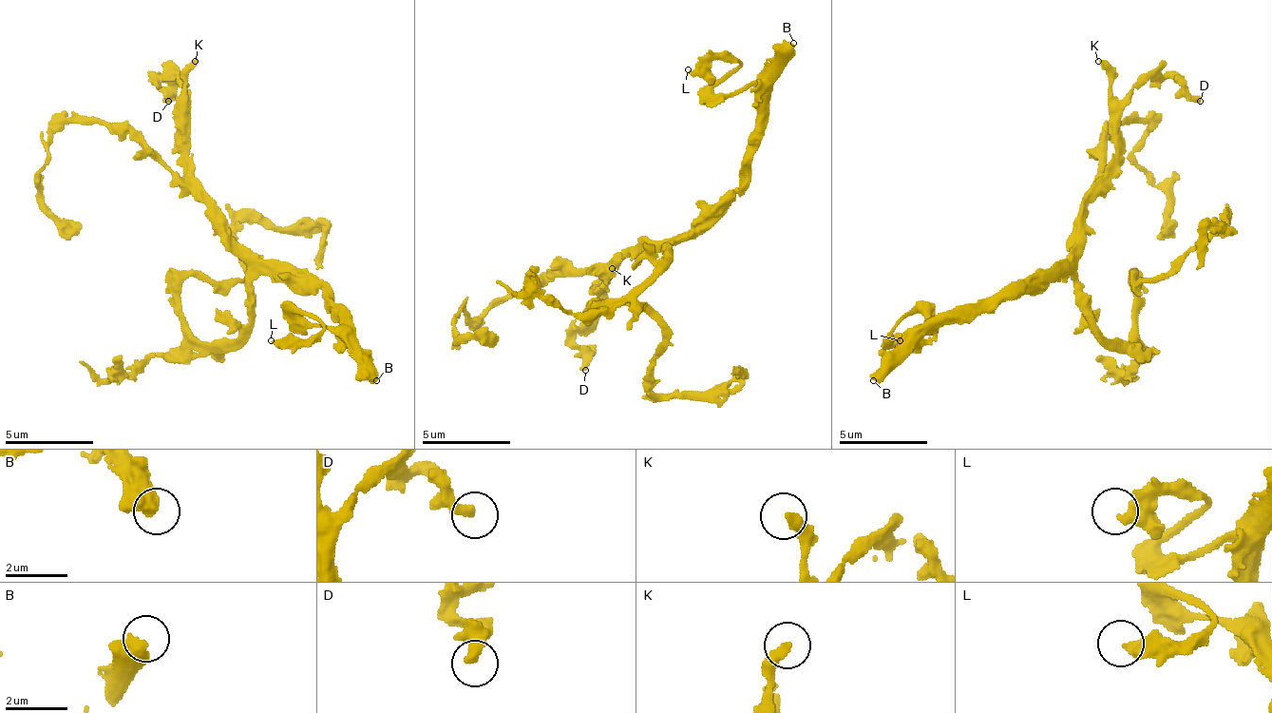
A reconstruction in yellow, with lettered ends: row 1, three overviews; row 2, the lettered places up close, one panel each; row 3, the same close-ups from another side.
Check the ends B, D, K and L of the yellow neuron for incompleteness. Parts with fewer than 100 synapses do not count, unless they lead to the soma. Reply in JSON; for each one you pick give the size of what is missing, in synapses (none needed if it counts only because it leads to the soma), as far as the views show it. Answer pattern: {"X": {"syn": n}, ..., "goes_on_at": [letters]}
{"B": {"syn": 130}, "K": {"syn": 200}, "goes_on_at": ["B", "K"]}

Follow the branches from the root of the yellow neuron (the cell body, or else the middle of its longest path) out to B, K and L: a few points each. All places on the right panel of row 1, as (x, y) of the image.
B: (1090, 300), (1068, 274), (1032, 274), (1015, 292), (996, 292), (930, 322), (873, 380)
K: (1090, 300), (1076, 279), (1076, 217), (1081, 203), (1108, 172), (1108, 163), (1116, 150), (1111, 74), (1098, 61)
L: (1090, 300), (1068, 274), (1032, 274), (926, 327), (908, 314), (890, 332), (900, 340)

